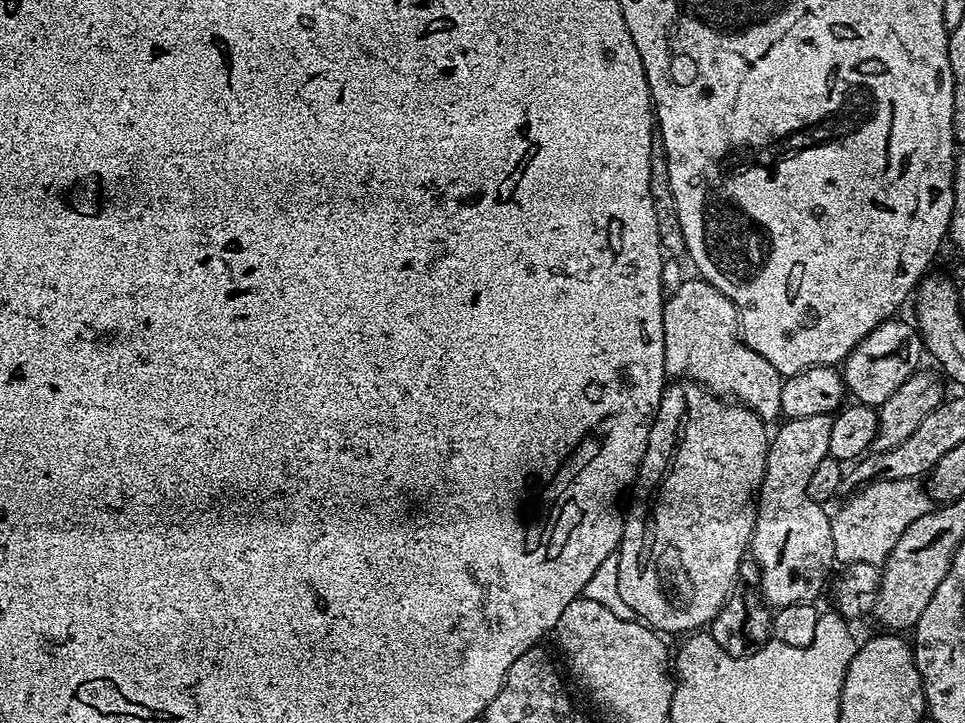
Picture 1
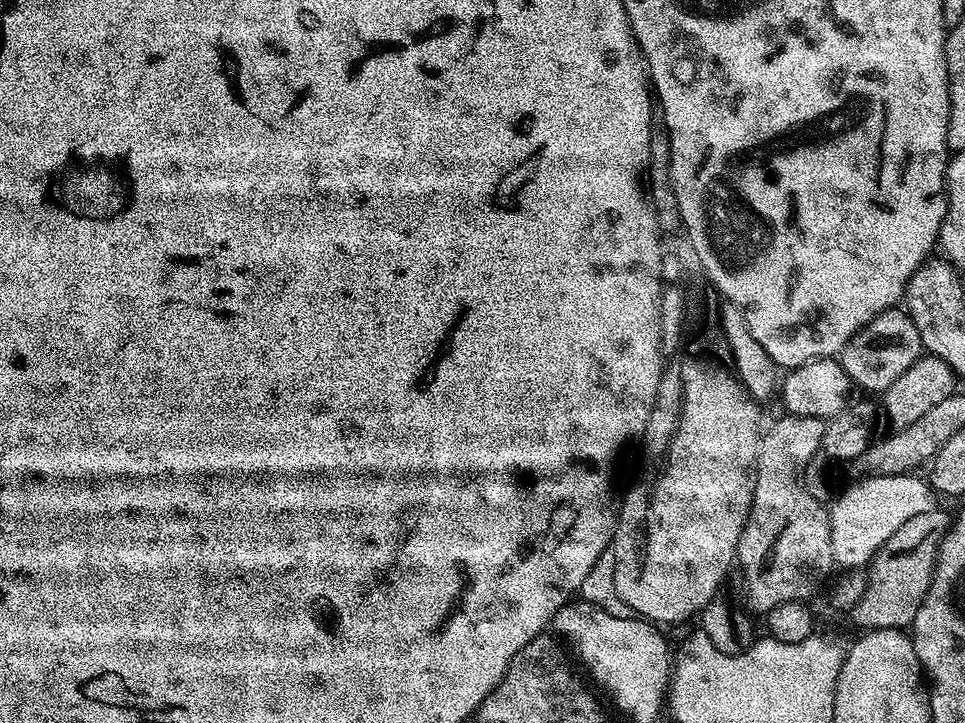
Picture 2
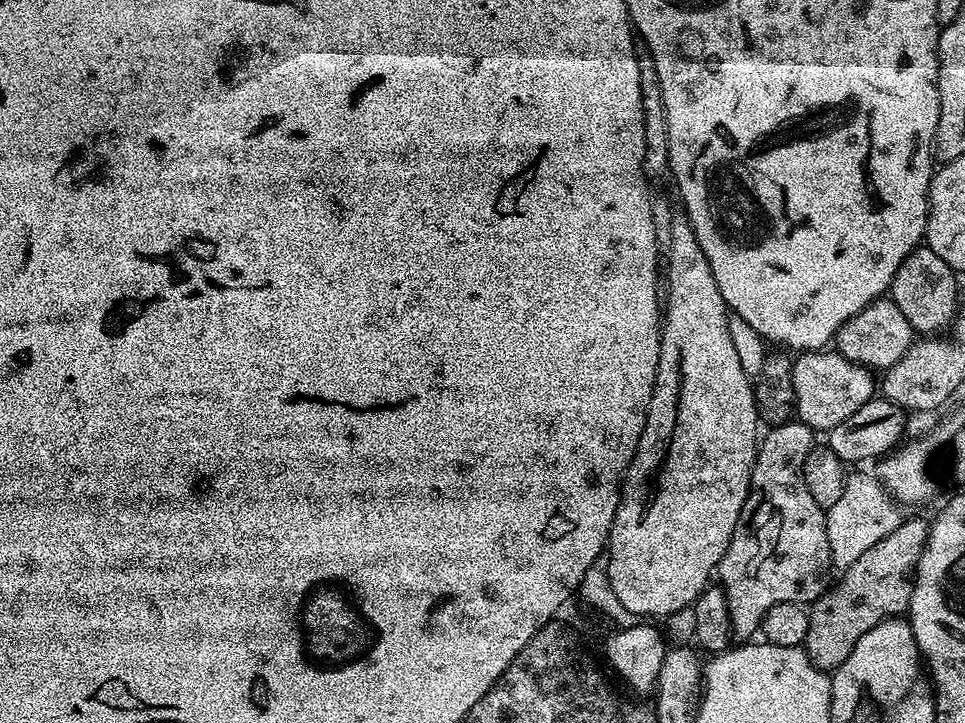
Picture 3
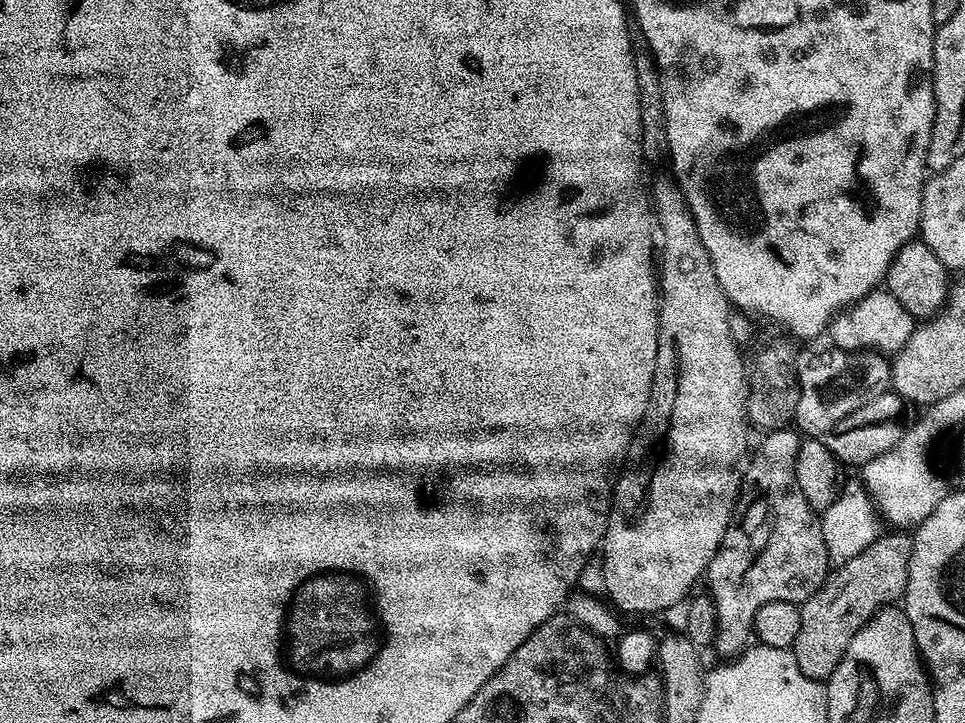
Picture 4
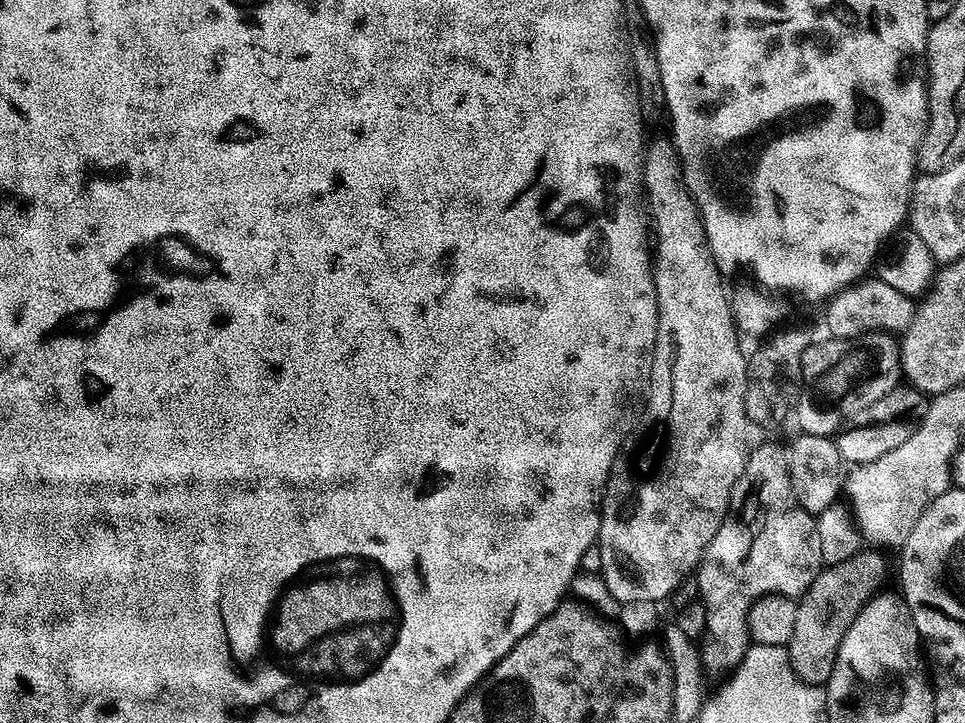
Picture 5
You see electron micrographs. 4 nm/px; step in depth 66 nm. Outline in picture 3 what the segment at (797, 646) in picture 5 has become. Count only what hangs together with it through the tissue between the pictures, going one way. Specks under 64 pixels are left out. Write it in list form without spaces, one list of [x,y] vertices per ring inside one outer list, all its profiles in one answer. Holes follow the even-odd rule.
[[[905,519],[882,542],[870,546],[858,562],[843,569],[840,581],[829,587],[808,608],[808,629],[803,642],[815,668],[831,673],[854,650],[858,638],[866,630],[874,630],[878,622],[889,618],[900,618],[907,613],[912,597],[912,582],[916,564],[928,540],[929,521]]]

